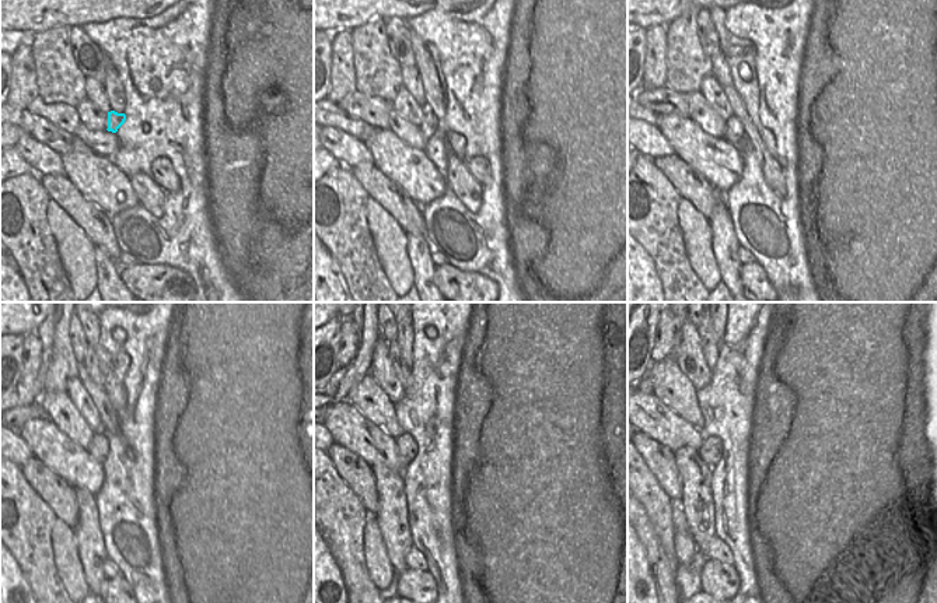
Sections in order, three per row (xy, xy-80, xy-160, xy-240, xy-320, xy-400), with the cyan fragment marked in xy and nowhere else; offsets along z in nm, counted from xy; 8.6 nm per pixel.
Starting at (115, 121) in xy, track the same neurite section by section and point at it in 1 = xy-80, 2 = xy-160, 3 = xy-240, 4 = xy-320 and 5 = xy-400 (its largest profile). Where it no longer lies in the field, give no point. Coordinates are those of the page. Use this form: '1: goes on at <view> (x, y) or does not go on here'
1: goes on at xy-80 (429, 125)
2: goes on at xy-160 (734, 133)
3: goes on at xy-240 (98, 448)
4: goes on at xy-320 (406, 448)
5: goes on at xy-400 (710, 451)

